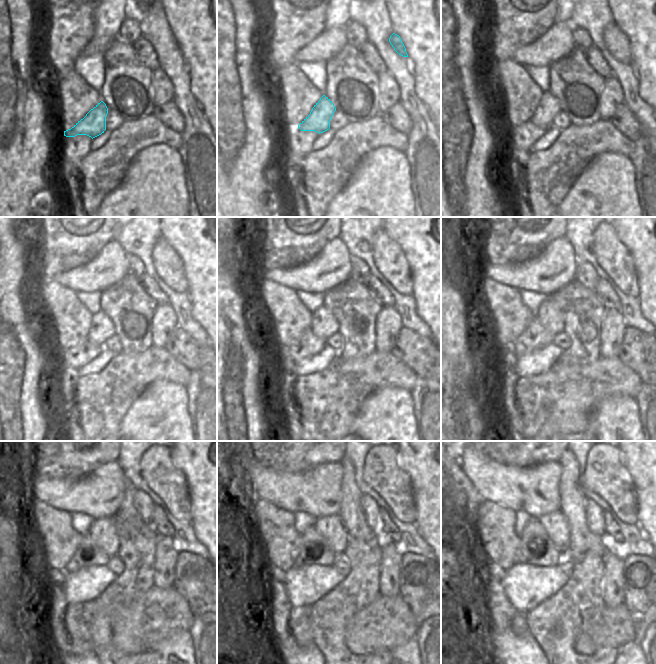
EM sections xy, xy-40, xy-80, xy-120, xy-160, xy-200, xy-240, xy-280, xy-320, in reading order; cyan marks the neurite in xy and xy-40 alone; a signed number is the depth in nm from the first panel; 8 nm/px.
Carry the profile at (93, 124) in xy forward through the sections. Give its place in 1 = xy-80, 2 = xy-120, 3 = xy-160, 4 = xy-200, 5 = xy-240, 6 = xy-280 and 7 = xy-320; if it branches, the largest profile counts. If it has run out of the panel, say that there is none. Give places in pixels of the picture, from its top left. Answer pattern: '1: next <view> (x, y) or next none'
1: next xy-80 (548, 107)
2: next xy-120 (101, 328)
3: next xy-160 (324, 324)
4: next xy-200 (549, 316)
5: next xy-240 (103, 532)
6: next xy-280 (331, 527)
7: next xy-320 (555, 524)

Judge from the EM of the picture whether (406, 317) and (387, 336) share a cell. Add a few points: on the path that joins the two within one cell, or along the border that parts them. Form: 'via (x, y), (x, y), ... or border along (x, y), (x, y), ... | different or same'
border along (394, 306), (399, 314), (402, 326) | different

